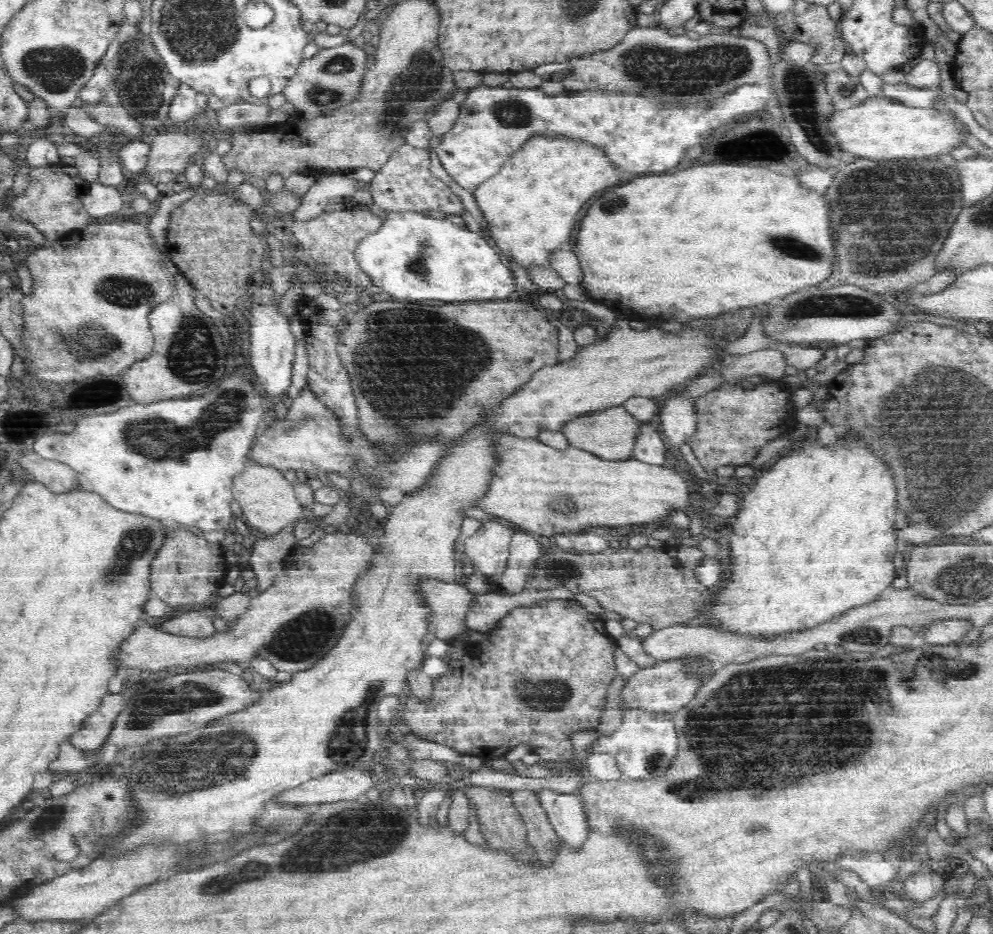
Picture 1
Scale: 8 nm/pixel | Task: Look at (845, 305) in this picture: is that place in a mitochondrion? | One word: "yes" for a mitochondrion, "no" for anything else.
yes

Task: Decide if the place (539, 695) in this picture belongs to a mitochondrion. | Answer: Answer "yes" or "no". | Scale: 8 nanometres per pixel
yes

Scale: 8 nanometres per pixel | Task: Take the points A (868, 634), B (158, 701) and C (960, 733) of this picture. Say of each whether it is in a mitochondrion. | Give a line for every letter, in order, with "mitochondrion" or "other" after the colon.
A: mitochondrion
B: mitochondrion
C: other

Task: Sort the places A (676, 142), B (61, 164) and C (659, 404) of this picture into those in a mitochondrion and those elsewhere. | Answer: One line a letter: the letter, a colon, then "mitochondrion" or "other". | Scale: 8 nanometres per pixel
A: other
B: other
C: other

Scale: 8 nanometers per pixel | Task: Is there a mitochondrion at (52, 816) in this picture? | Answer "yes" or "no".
yes

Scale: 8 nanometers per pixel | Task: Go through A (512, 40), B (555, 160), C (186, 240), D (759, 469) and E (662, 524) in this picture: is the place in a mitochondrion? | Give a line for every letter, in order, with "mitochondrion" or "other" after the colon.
A: other
B: other
C: other
D: other
E: other

